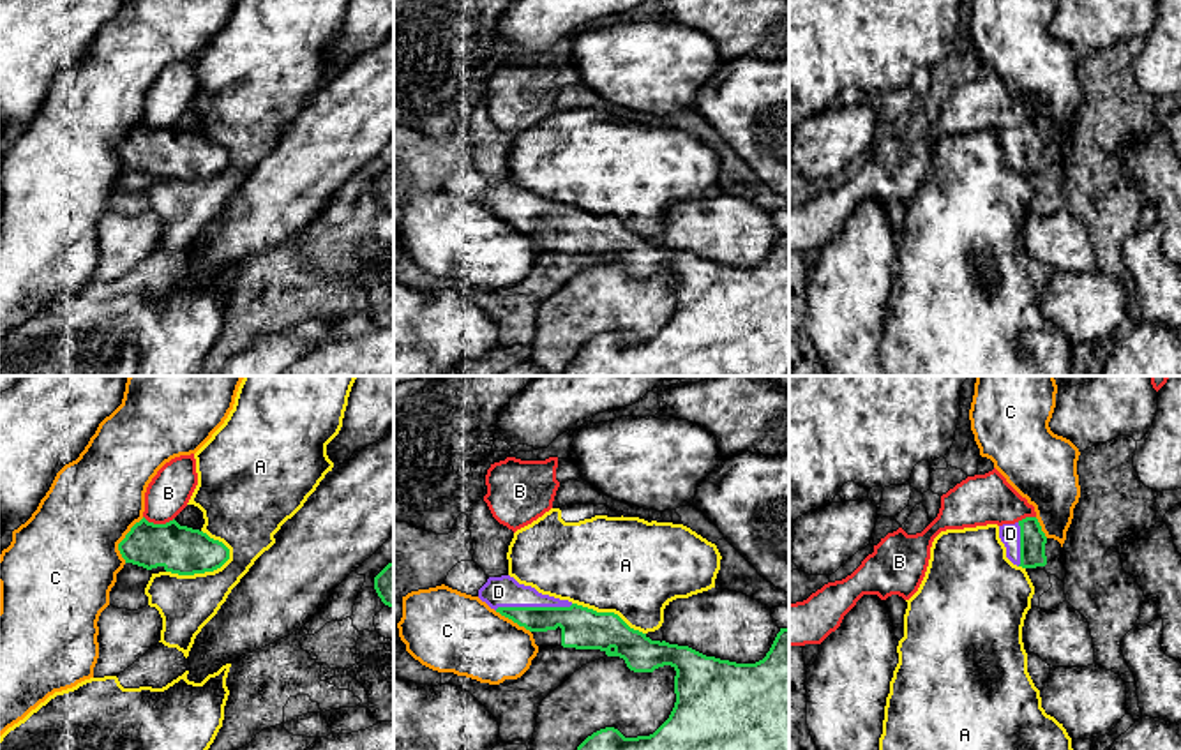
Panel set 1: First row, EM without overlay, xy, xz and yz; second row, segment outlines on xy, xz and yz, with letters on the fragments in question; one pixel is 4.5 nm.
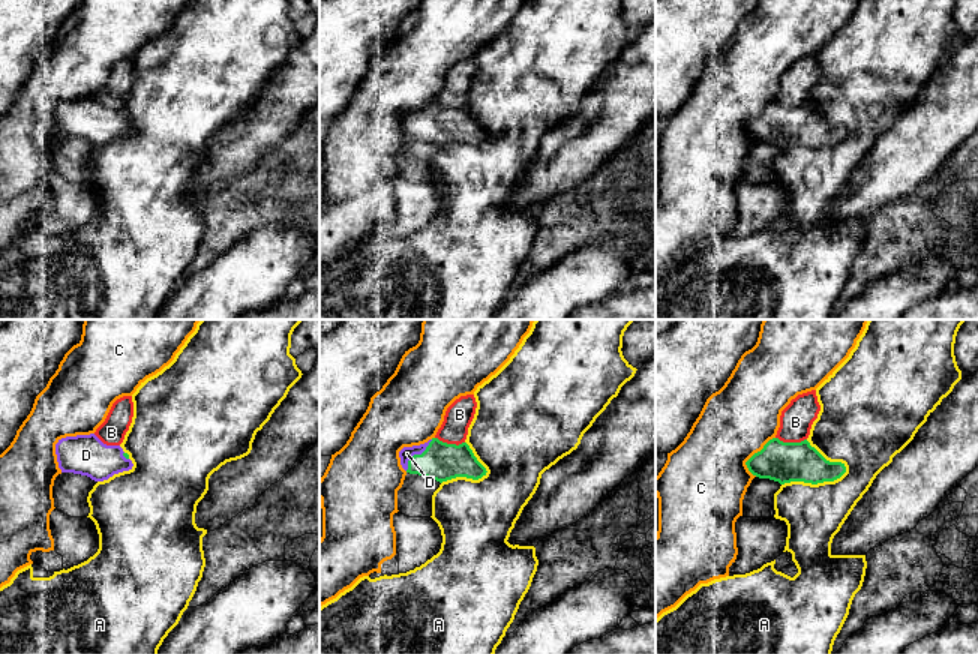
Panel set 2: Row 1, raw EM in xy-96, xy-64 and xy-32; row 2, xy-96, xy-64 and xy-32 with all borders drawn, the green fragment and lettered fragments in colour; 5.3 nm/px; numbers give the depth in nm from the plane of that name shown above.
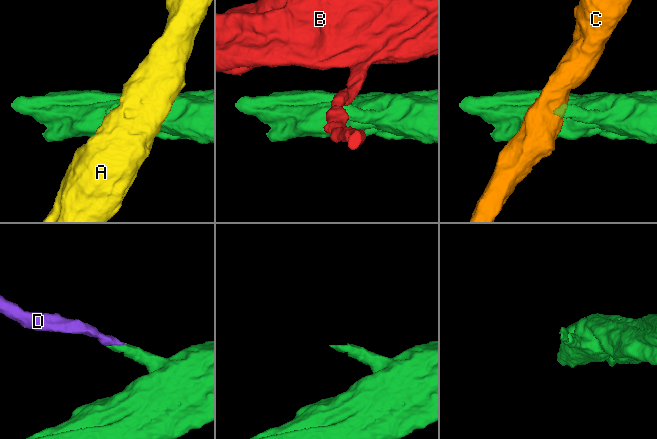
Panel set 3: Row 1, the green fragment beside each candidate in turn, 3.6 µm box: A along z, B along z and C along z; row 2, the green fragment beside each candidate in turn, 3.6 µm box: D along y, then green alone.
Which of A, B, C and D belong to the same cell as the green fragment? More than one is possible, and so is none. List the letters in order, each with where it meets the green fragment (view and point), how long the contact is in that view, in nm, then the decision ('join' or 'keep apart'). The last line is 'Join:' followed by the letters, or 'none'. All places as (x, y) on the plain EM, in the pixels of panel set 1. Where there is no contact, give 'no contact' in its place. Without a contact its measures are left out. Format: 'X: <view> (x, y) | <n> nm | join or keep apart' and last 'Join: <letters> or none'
A: xy (202, 177) | 320 nm | keep apart
B: xy (159, 129) | 140 nm | keep apart
C: xy (124, 143) | 220 nm | keep apart
D: xz (534, 212) | 360 nm | join
Join: D

